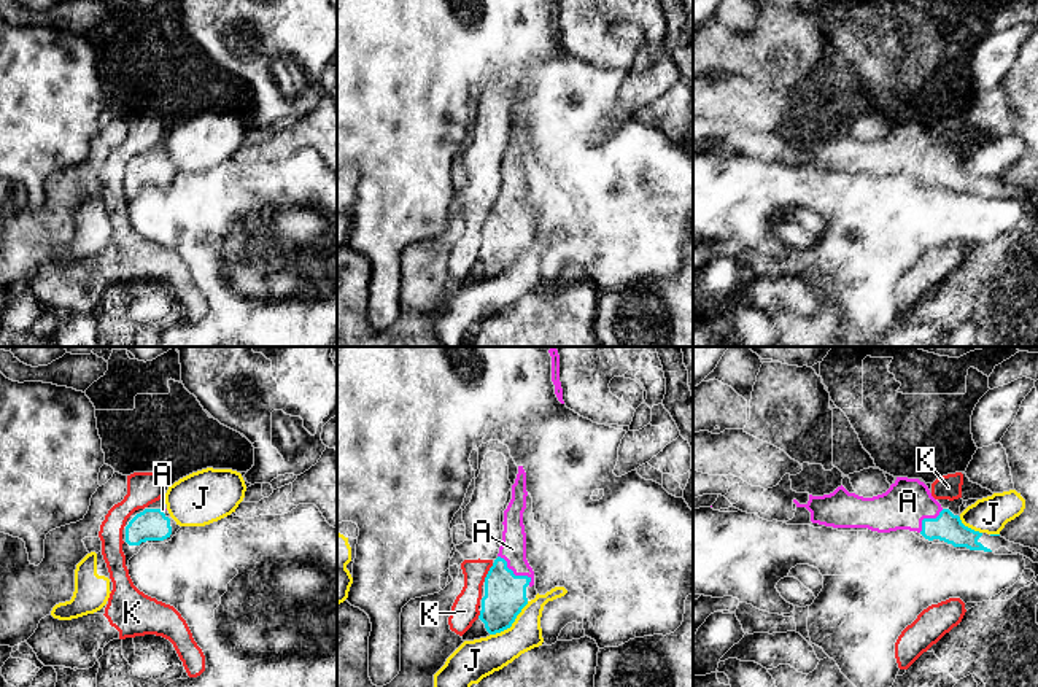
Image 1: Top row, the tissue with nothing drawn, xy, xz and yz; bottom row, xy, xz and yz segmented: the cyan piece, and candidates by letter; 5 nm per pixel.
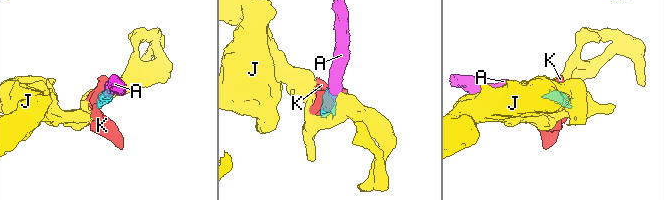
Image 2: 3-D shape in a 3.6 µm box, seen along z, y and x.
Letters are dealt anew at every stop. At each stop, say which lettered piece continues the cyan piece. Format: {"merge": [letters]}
{"merge": ["A"]}

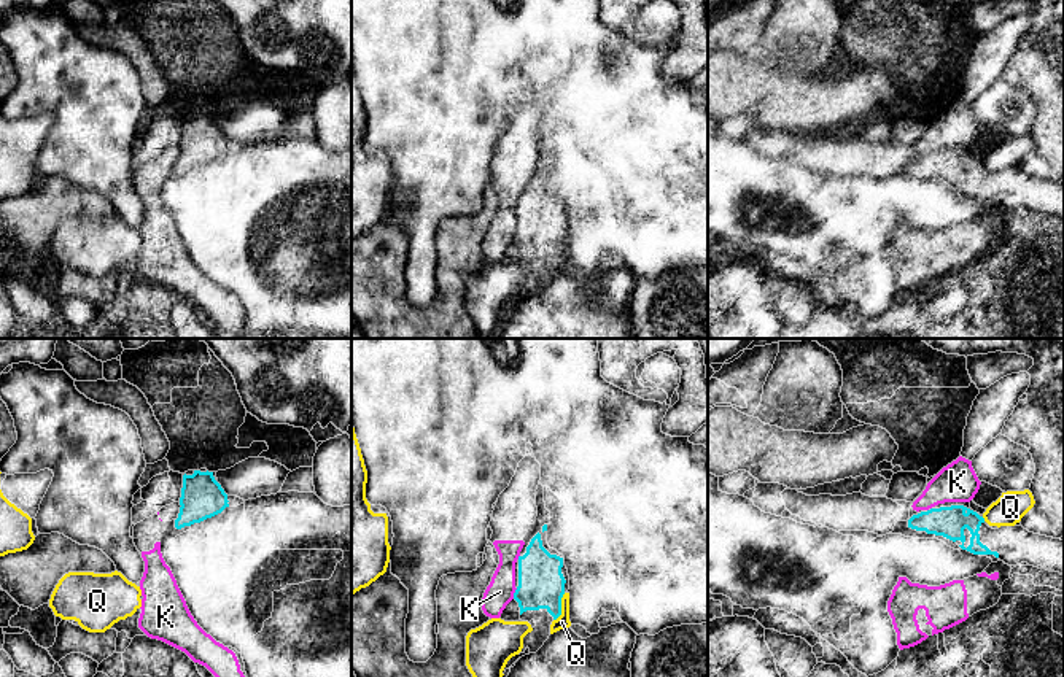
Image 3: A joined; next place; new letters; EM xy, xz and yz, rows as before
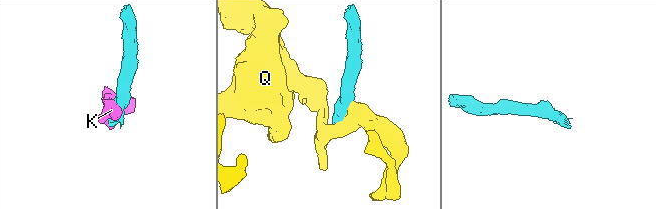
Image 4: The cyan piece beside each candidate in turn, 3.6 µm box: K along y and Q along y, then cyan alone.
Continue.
{"merge": []}

